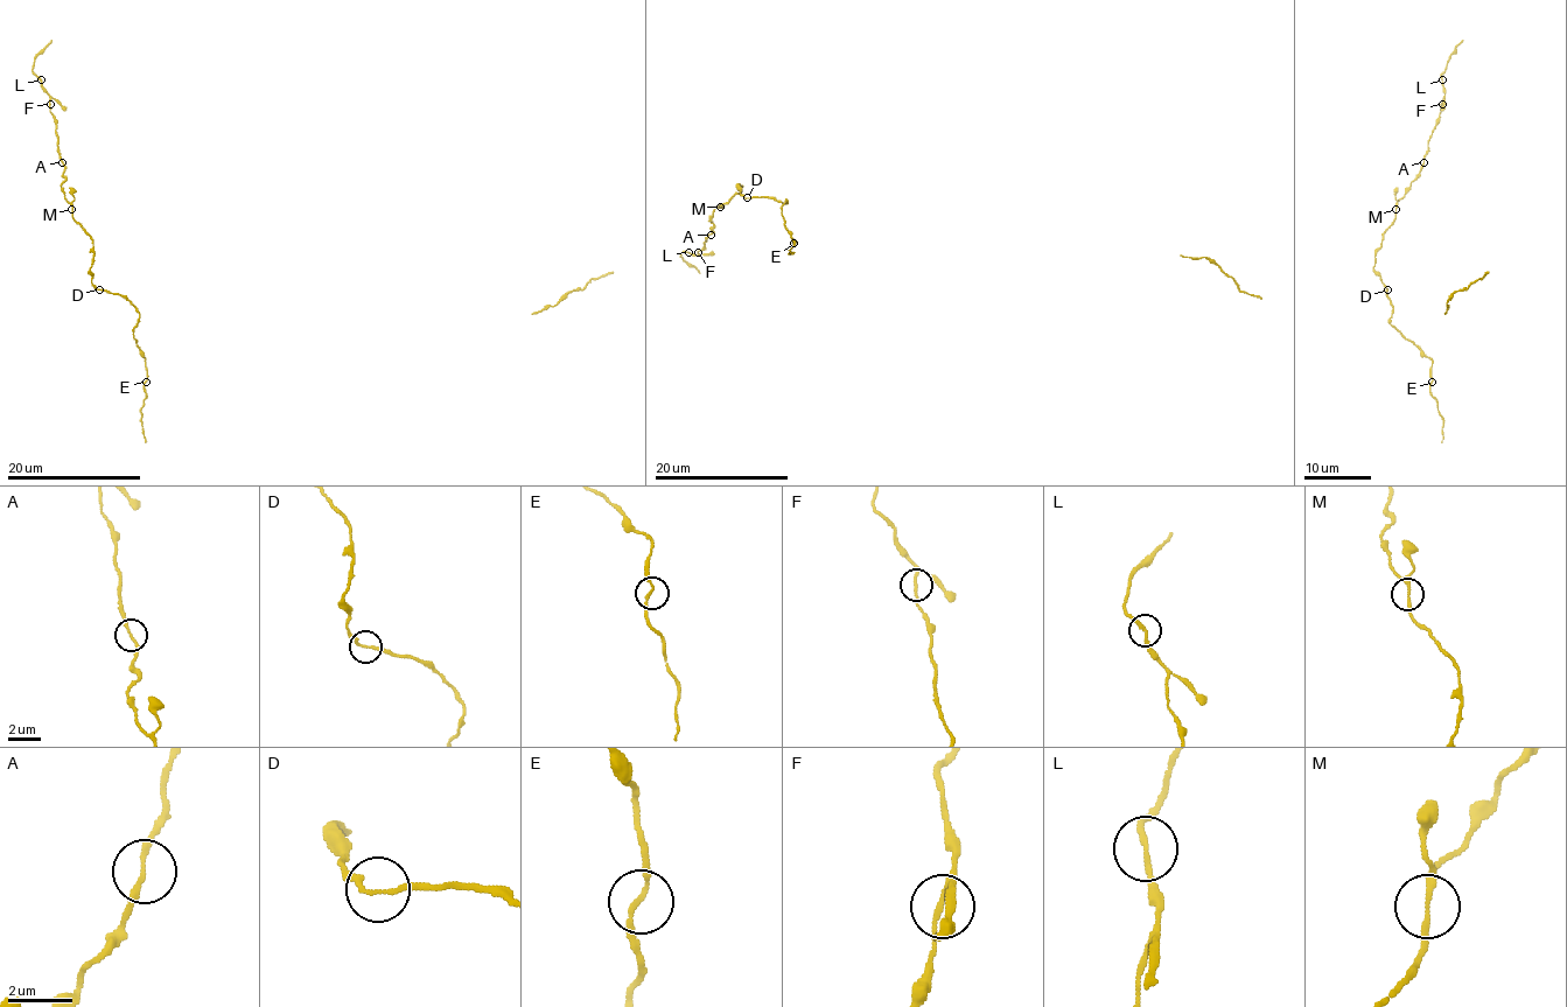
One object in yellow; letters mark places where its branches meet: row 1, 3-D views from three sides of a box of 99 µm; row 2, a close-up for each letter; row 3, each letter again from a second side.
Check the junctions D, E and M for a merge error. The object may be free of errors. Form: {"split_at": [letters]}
{"split_at": []}

